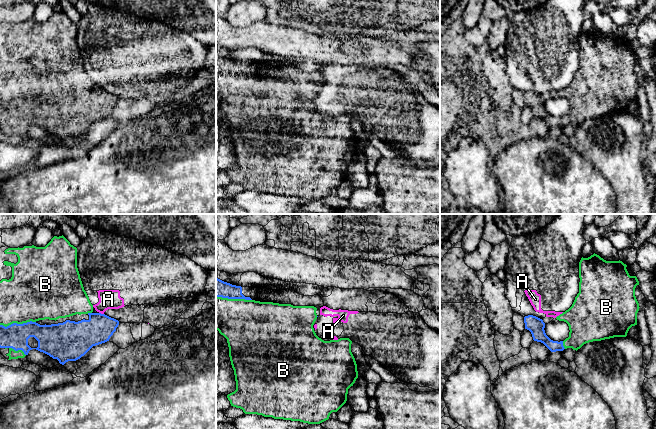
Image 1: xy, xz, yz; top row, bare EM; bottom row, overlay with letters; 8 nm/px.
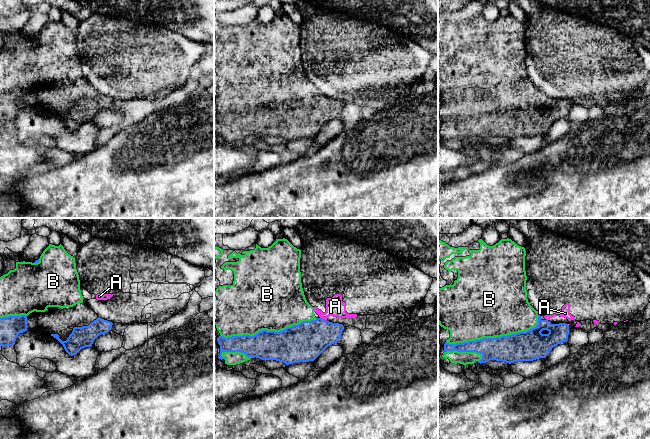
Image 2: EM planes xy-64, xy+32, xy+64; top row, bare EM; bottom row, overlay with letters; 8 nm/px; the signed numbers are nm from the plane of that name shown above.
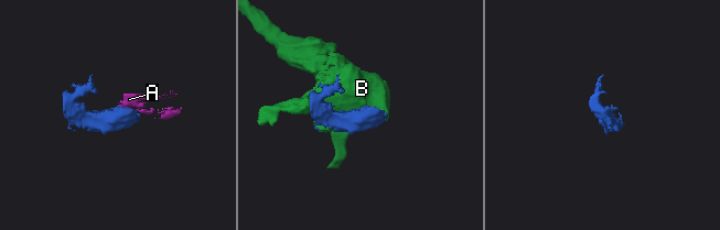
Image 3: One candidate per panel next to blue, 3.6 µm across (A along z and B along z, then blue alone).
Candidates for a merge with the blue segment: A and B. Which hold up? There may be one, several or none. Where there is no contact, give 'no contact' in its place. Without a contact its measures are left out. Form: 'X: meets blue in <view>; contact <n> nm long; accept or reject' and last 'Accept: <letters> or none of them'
A: meets blue in xy; contact 40 nm long; reject
B: meets blue in xy; contact 280 nm long; accept
Accept: B

